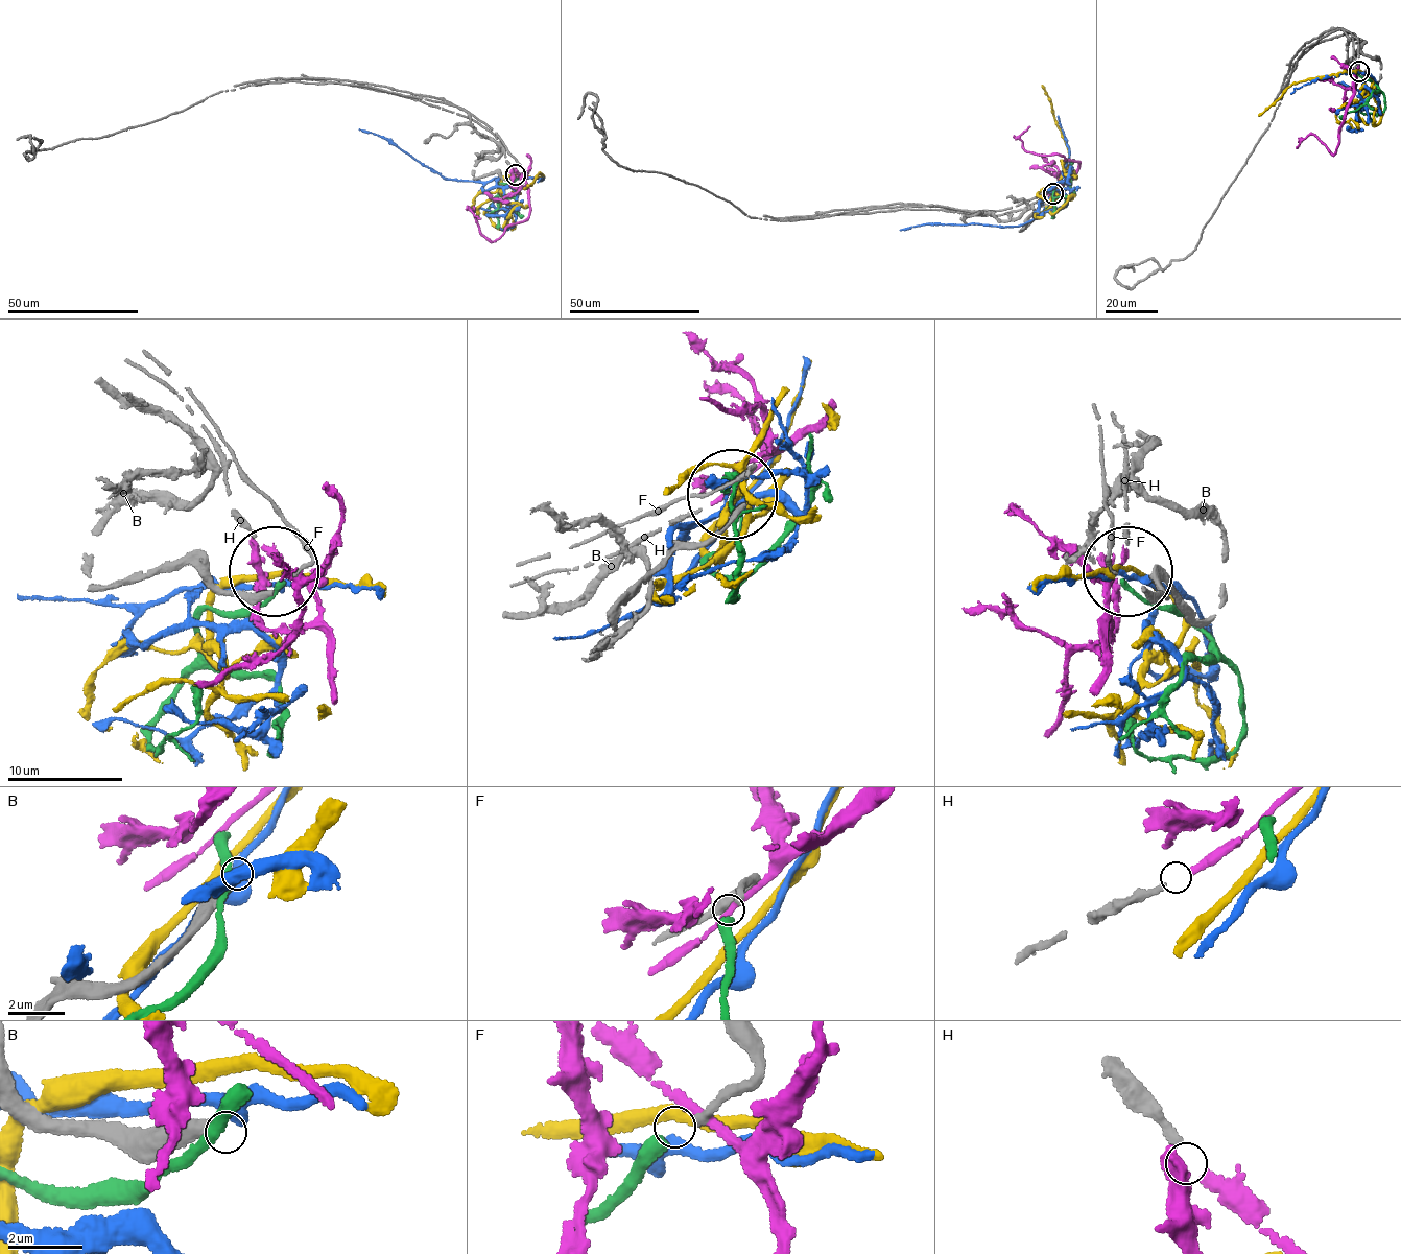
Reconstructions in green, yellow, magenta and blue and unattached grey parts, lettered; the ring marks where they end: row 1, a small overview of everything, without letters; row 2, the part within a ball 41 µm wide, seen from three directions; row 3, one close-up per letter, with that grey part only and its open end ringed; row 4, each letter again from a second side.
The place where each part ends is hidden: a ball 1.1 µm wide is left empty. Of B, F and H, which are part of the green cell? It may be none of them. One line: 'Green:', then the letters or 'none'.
Green: F

